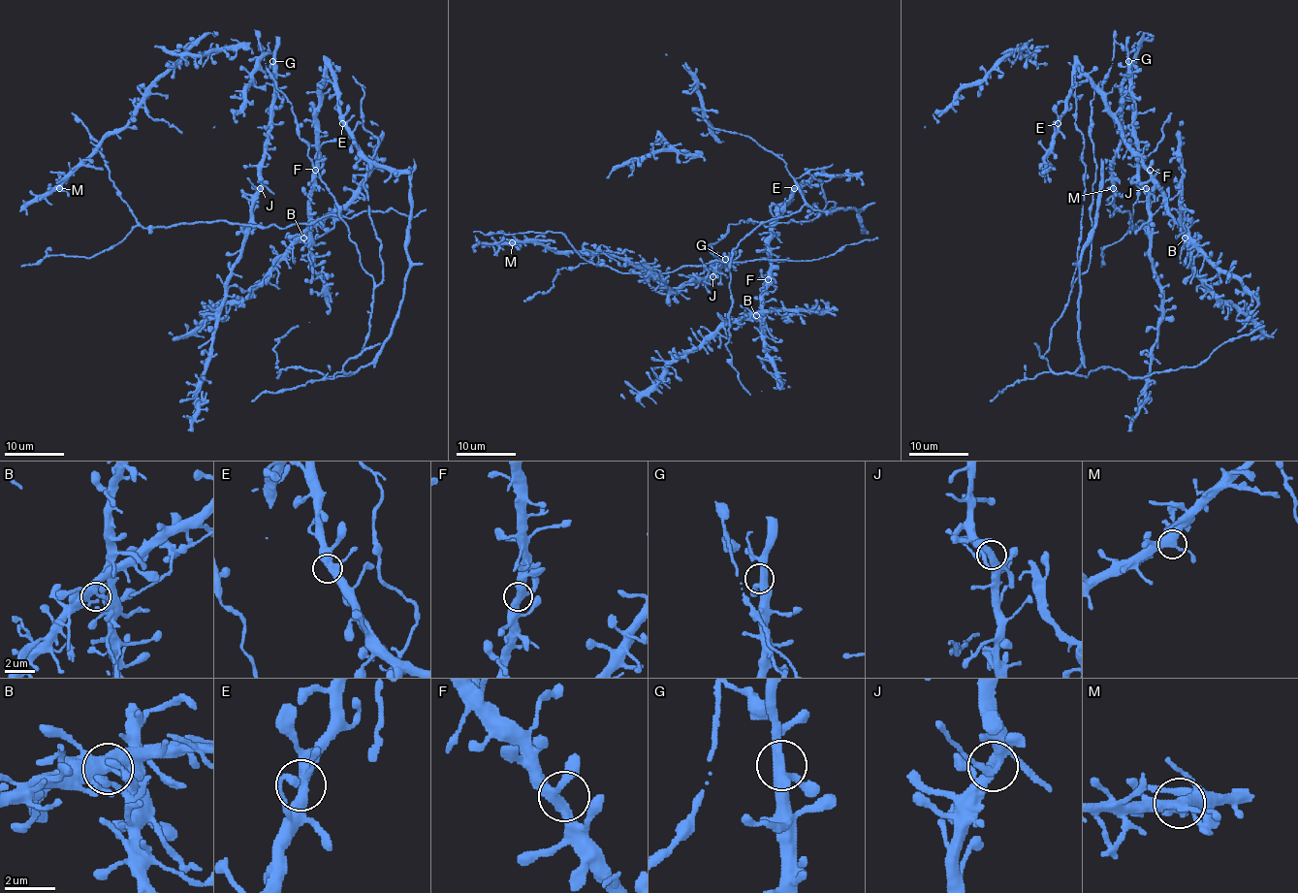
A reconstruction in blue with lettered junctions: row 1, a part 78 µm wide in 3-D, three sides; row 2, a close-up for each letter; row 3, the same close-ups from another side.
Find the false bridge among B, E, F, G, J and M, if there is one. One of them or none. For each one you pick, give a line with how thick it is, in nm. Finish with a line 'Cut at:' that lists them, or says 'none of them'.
Cut at: none of them

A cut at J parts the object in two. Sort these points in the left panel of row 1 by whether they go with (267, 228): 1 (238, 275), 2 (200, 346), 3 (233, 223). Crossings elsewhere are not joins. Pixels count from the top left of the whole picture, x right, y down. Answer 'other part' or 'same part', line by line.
1: other part
2: other part
3: same part

